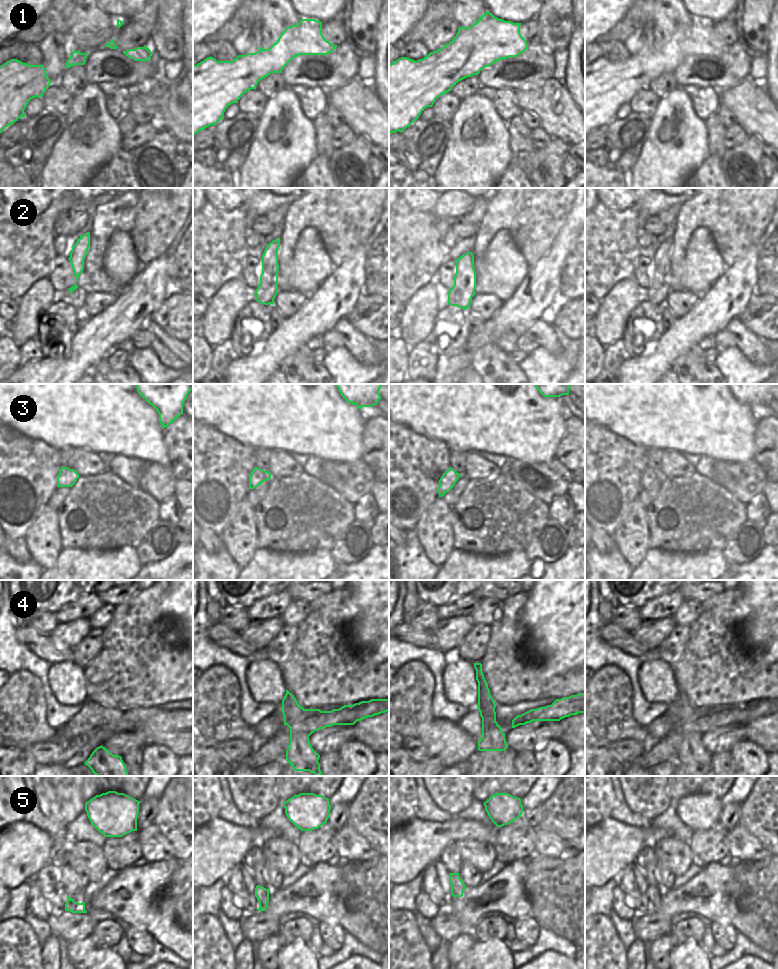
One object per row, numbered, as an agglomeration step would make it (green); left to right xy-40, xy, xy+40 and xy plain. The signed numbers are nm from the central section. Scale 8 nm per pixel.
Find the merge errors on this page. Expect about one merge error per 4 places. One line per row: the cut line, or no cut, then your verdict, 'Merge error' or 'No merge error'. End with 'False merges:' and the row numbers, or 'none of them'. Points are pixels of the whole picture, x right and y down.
1: No split. No merge error
2: No split. No merge error
3: No split. No merge error
4: Split along xy (304, 709), (304, 718), (300, 722), (292, 724), (293, 734). Merge error
5: No split. No merge error
False merges: 4.

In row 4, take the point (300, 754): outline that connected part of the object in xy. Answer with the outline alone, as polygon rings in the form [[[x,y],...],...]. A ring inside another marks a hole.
[[[288,690],[282,700],[282,714],[284,725],[290,728],[290,744],[286,750],[286,760],[295,771],[309,771],[314,773],[314,776],[323,776],[318,762],[320,755],[310,744],[310,734],[305,731],[292,733],[292,724],[304,720],[304,708]]]

